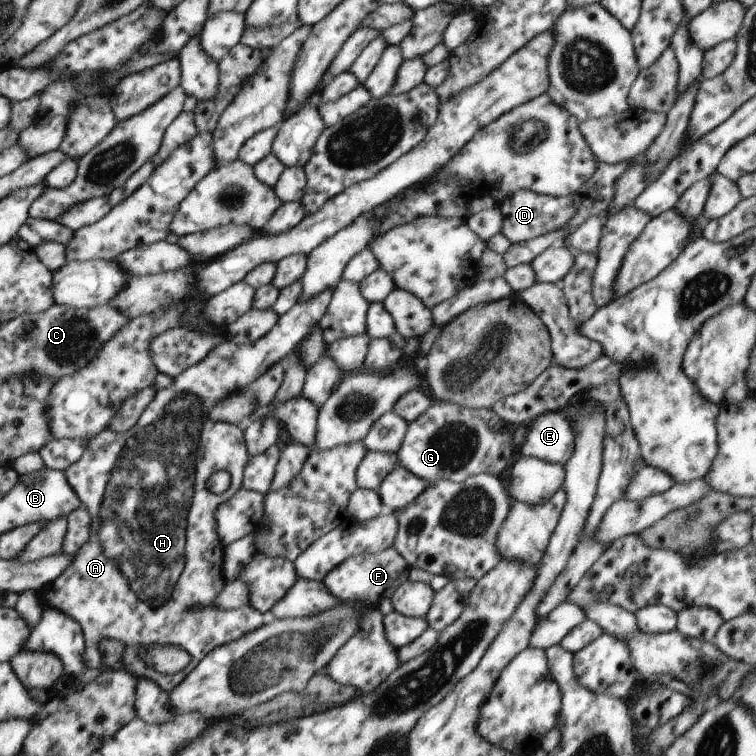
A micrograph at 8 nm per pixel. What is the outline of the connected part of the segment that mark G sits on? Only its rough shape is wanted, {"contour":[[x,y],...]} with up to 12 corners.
{"contour":[[436,402],[408,423],[399,464],[427,485],[501,476],[512,427]]}

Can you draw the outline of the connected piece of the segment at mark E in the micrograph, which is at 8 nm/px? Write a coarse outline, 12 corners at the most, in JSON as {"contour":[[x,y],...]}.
{"contour":[[562,412],[537,416],[521,457],[564,466],[575,434]]}

